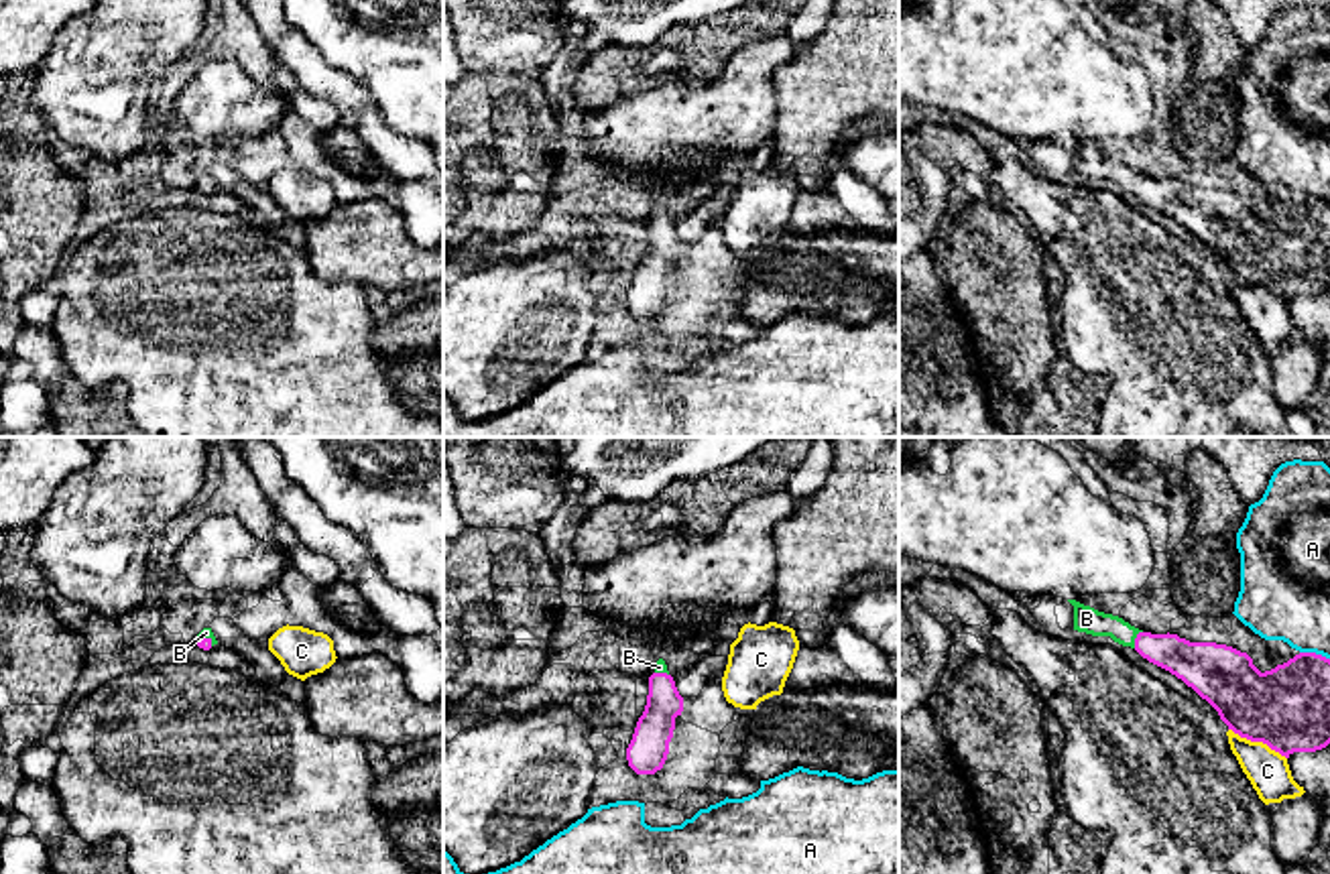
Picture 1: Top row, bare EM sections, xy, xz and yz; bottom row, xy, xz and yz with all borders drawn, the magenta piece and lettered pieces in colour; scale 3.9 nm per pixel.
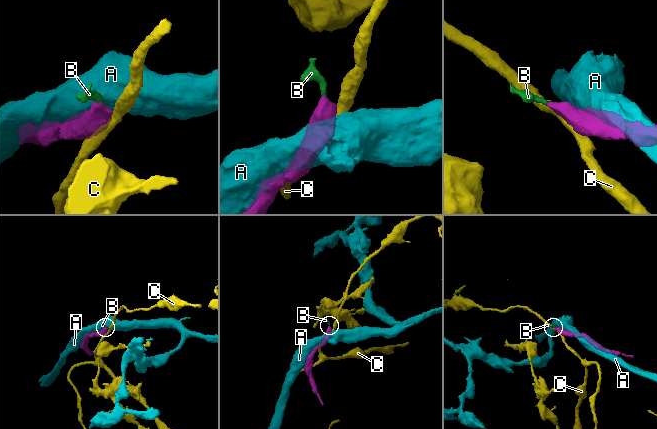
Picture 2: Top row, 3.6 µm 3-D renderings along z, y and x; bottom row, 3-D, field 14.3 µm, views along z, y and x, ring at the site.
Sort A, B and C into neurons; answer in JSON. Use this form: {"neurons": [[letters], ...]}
{"neurons": [["A"], ["B"], ["C"]]}

